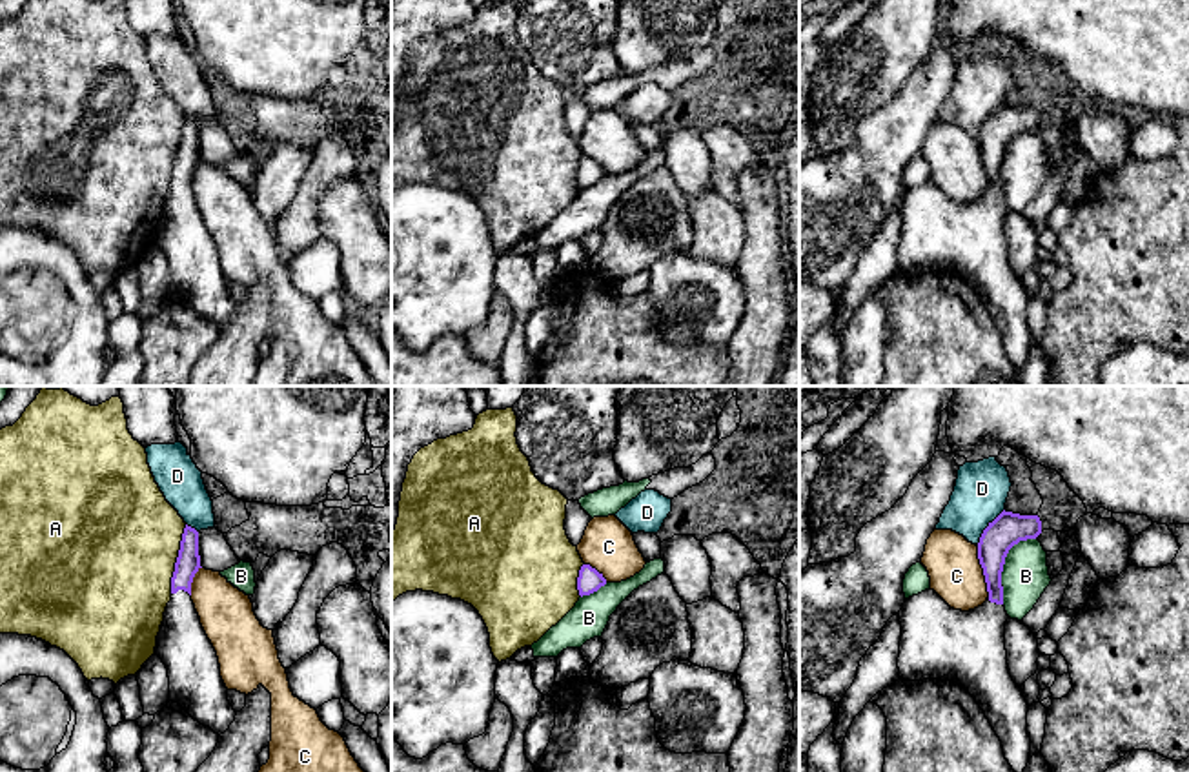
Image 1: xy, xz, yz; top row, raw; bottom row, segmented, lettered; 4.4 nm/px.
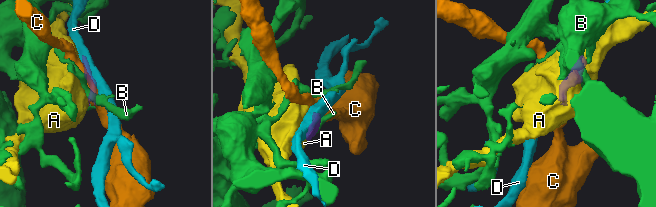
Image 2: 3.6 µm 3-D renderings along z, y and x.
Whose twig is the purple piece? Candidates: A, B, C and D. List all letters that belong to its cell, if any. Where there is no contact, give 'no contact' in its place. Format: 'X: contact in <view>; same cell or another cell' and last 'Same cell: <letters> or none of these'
A: contact in xy; another cell
B: contact in yz; another cell
C: contact in yz; another cell
D: contact in yz; another cell
Same cell: none of these

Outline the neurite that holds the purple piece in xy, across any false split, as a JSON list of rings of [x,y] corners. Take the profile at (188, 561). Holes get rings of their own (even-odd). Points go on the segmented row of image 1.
[[[186,524],[171,577],[171,601],[155,646],[155,655],[168,668],[169,701],[218,736],[229,728],[237,712],[228,701],[217,652],[191,601],[191,583],[200,568],[224,572],[239,563],[222,532],[197,532]]]

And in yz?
[[[1001,512],[983,530],[978,559],[989,597],[969,612],[950,608],[934,590],[905,599],[899,610],[898,668],[905,681],[941,679],[961,685],[980,705],[1014,772],[1029,763],[1029,705],[1012,681],[1005,650],[1001,572],[1009,550],[1042,533],[1038,515]]]

